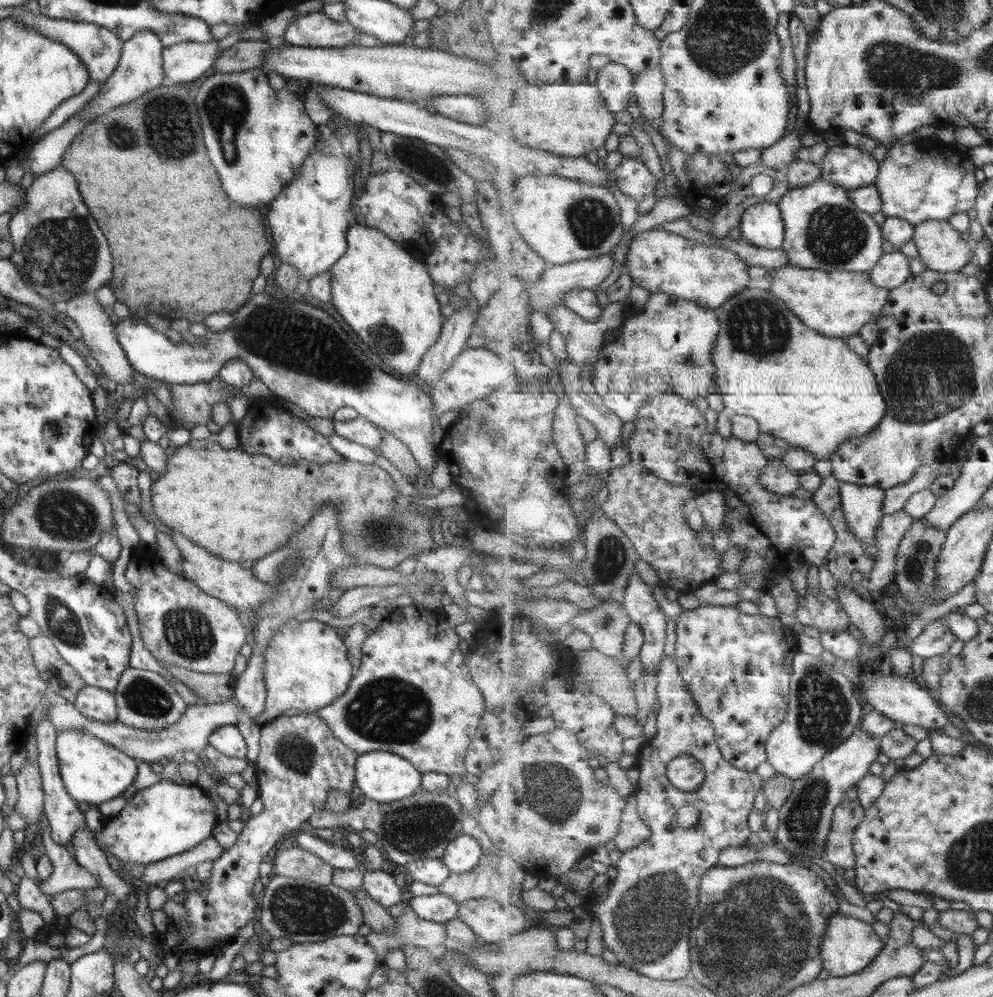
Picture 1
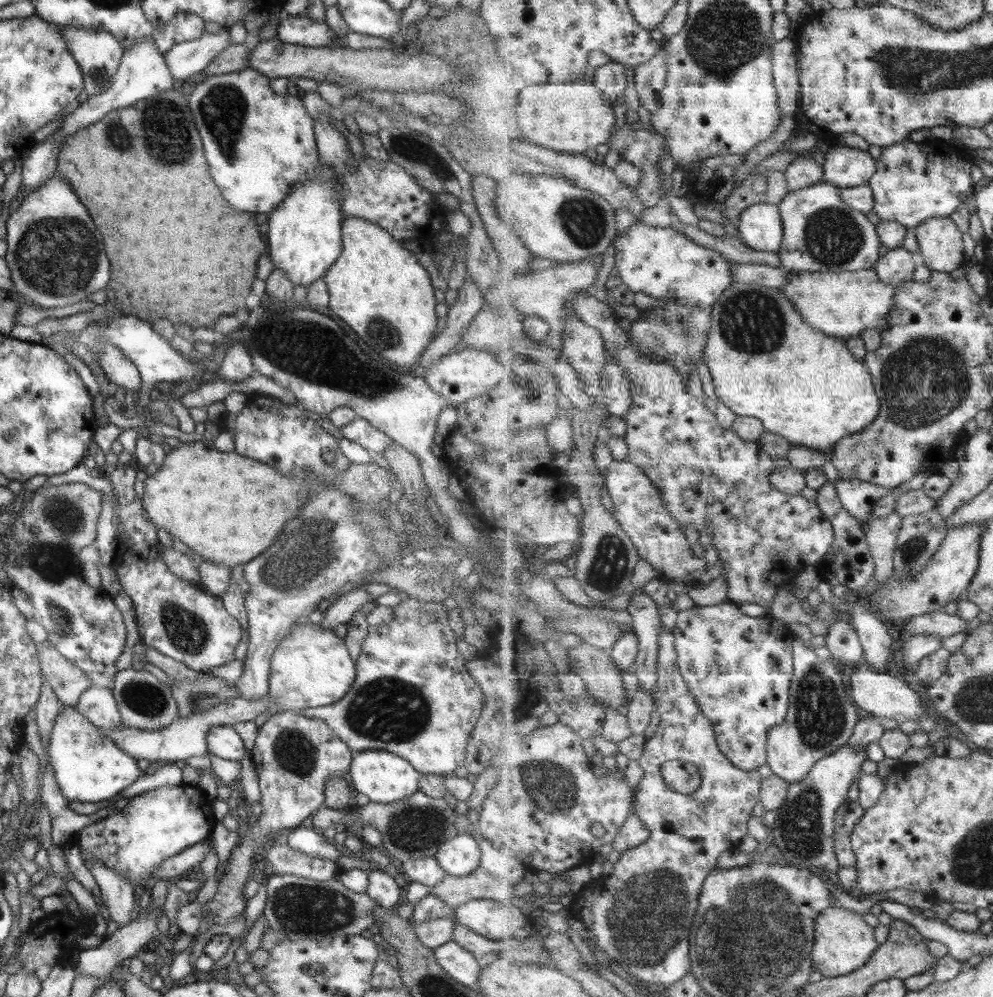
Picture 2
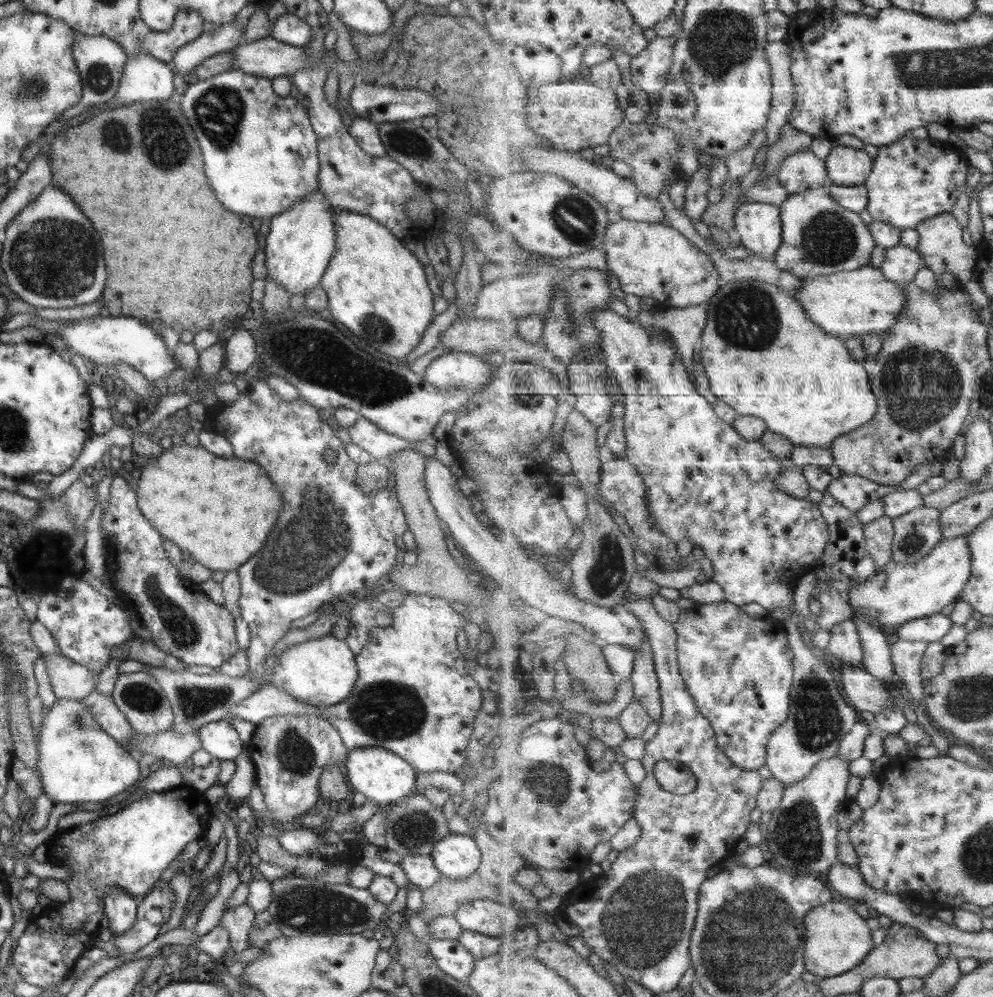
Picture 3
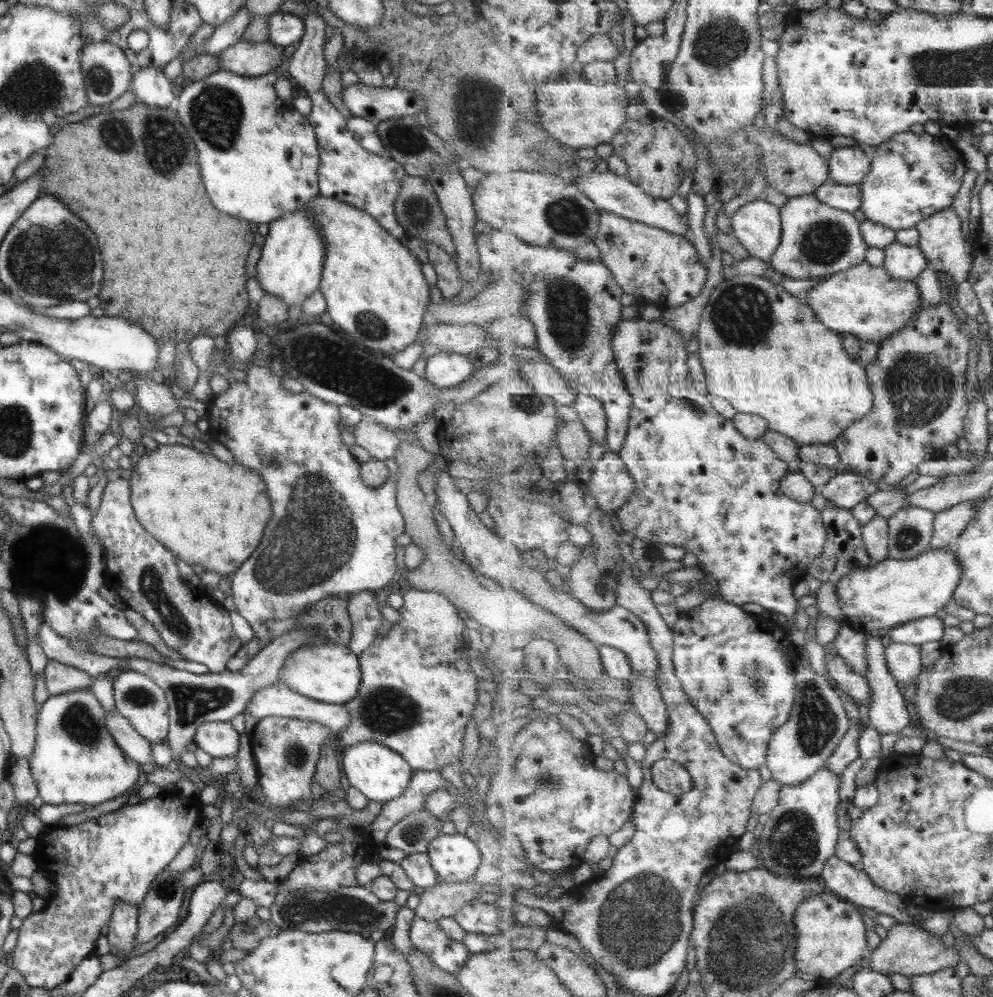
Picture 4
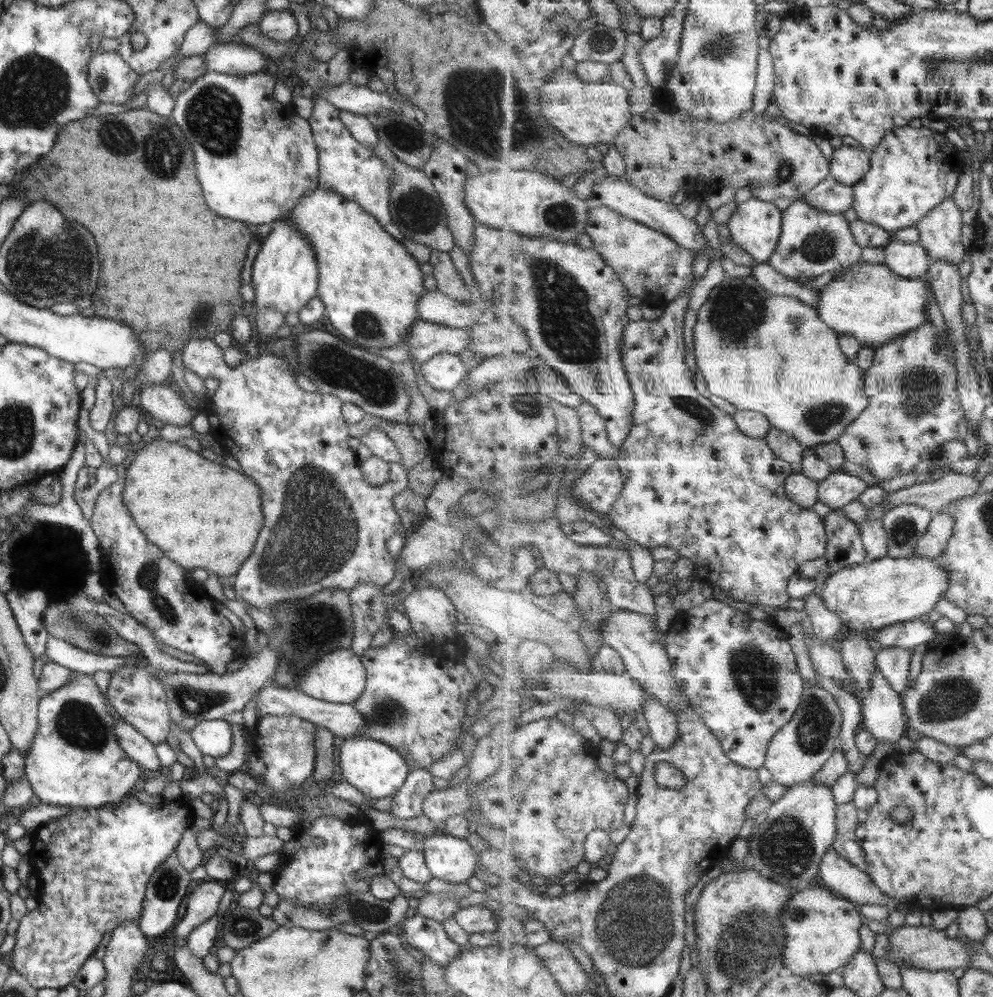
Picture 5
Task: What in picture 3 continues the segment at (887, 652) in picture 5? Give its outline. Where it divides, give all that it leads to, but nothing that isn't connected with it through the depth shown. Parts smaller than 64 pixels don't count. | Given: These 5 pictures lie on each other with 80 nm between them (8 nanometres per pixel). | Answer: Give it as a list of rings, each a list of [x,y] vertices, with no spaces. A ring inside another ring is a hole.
[[[898,640],[892,644],[892,661],[896,675],[900,678],[902,687],[907,687],[912,702],[921,702],[924,699],[923,680],[919,679],[922,672],[921,662],[931,642],[911,642]]]

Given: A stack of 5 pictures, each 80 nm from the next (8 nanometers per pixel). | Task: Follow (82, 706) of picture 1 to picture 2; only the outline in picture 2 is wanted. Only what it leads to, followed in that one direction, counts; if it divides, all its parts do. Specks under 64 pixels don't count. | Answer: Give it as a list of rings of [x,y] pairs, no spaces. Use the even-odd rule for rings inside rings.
[[[91,686],[83,691],[76,704],[77,710],[98,729],[114,730],[122,726],[122,720],[116,709],[111,690]]]

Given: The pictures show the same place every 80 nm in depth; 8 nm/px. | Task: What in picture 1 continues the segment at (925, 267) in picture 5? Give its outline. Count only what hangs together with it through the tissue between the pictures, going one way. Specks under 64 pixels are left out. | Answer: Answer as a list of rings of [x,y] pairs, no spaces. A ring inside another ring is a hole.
[[[893,250],[885,253],[881,260],[870,270],[873,282],[892,291],[907,282],[912,275],[910,259],[903,251]]]

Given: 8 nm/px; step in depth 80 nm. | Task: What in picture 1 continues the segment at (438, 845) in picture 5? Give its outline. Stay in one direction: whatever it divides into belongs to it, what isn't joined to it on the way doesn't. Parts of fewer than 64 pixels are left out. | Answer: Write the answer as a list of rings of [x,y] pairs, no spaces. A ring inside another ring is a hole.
[[[461,833],[445,846],[440,861],[450,873],[463,874],[473,870],[483,855],[484,842],[477,834]]]

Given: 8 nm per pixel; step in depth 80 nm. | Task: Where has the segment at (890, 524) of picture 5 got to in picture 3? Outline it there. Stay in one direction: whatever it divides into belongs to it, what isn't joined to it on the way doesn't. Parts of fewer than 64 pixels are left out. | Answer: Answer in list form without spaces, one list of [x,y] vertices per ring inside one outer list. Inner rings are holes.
[[[925,506],[894,518],[895,540],[892,545],[894,562],[919,563],[937,548],[943,540],[941,513],[939,509]]]

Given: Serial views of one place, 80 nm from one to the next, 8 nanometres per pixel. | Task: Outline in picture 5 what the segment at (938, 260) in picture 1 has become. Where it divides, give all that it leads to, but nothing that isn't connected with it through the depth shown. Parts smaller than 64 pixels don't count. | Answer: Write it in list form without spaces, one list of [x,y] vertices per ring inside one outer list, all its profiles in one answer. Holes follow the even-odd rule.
[[[955,199],[943,202],[941,206],[935,206],[932,212],[929,212],[927,217],[923,217],[916,227],[920,230],[920,244],[923,245],[927,252],[934,259],[943,259],[959,266],[967,254],[967,249],[961,242],[961,228],[963,228],[963,214],[961,208],[957,206]]]

